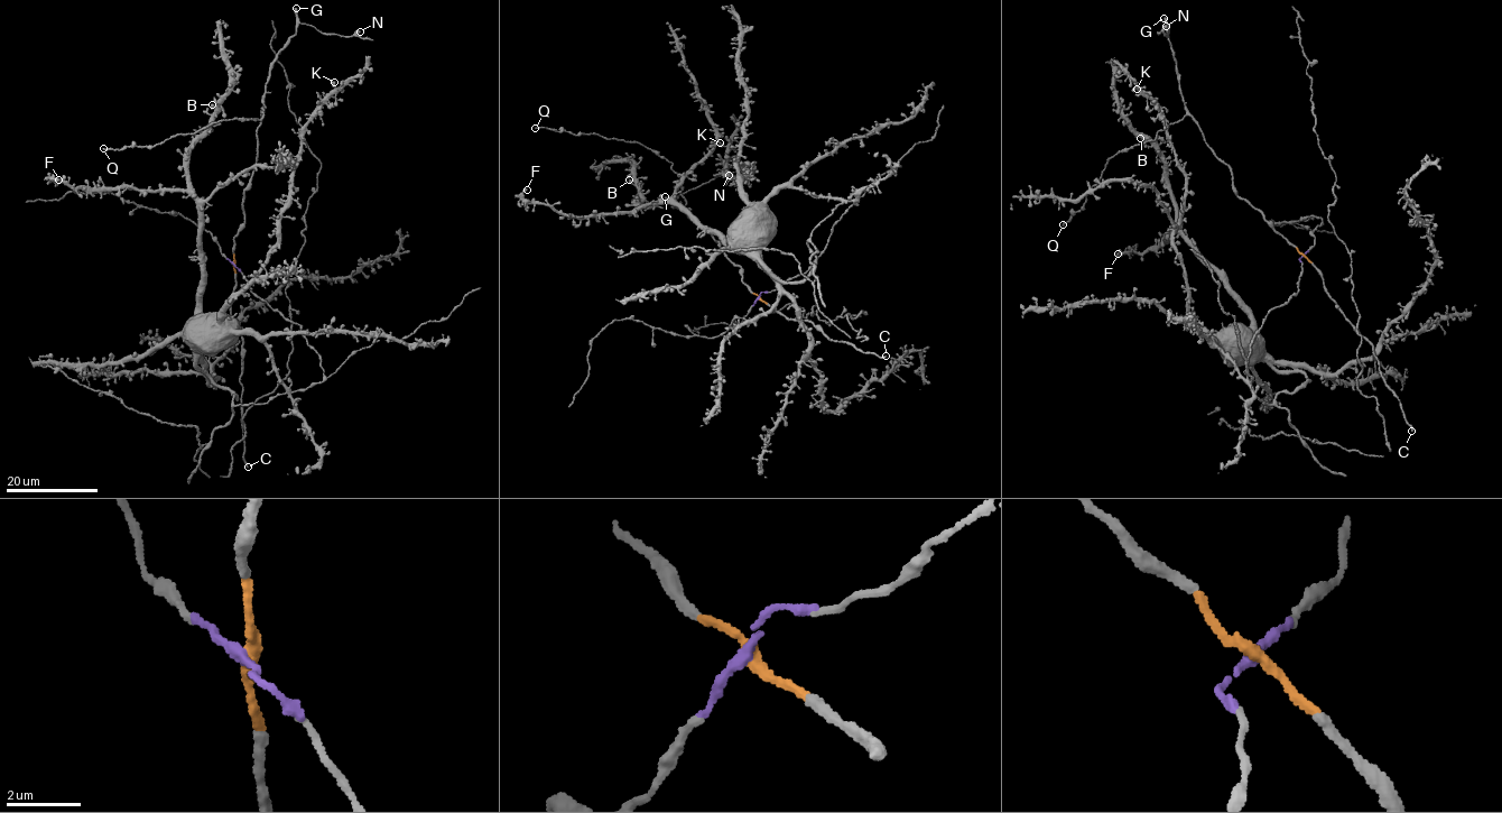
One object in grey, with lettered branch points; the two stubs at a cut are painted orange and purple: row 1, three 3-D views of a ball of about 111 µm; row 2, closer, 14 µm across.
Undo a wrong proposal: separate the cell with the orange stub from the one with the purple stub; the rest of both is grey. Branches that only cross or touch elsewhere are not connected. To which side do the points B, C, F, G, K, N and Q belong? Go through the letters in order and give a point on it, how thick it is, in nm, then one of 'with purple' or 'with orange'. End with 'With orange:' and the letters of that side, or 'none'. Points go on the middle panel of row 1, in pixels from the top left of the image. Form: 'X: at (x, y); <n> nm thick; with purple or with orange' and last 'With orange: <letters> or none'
B: at (629, 179); 380 nm thick; with purple
C: at (886, 356); 240 nm thick; with orange
F: at (527, 190); 460 nm thick; with purple
G: at (665, 196); 460 nm thick; with orange
K: at (720, 142); 500 nm thick; with purple
N: at (729, 175); 460 nm thick; with orange
Q: at (535, 128); 200 nm thick; with orange
With orange: C, G, N, Q

